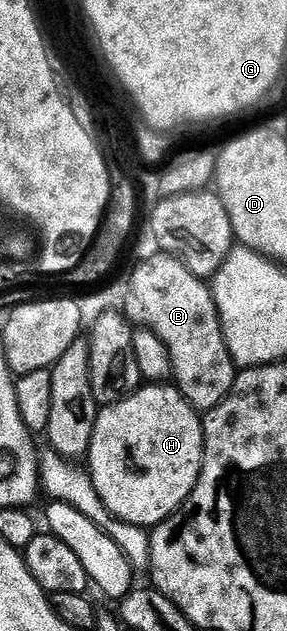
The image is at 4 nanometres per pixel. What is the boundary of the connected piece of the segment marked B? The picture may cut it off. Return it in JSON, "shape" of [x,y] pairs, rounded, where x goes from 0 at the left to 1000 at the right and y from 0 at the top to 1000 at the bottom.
{"shape":[[[544,399],[505,409],[463,428],[449,441],[449,461],[436,466],[429,496],[453,510],[523,523],[554,539],[582,545],[596,564],[603,599],[631,626],[690,653],[746,650],[798,626],[833,586],[798,563],[784,534],[770,525],[770,504],[756,499],[756,483],[742,479],[742,461],[704,442],[683,441],[645,417],[617,406],[578,399]]]}

